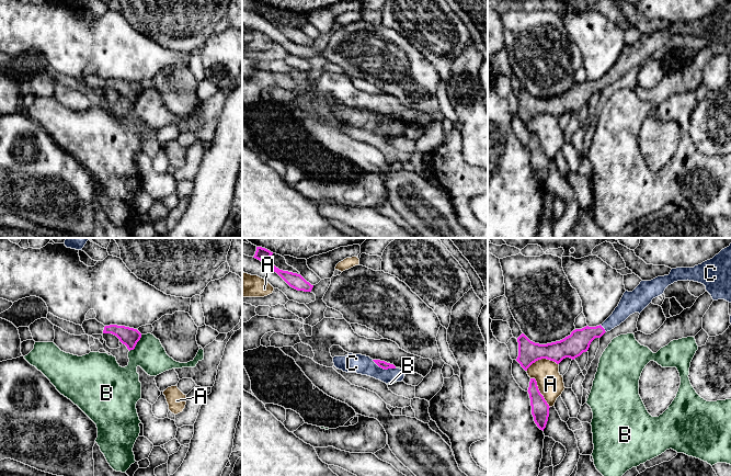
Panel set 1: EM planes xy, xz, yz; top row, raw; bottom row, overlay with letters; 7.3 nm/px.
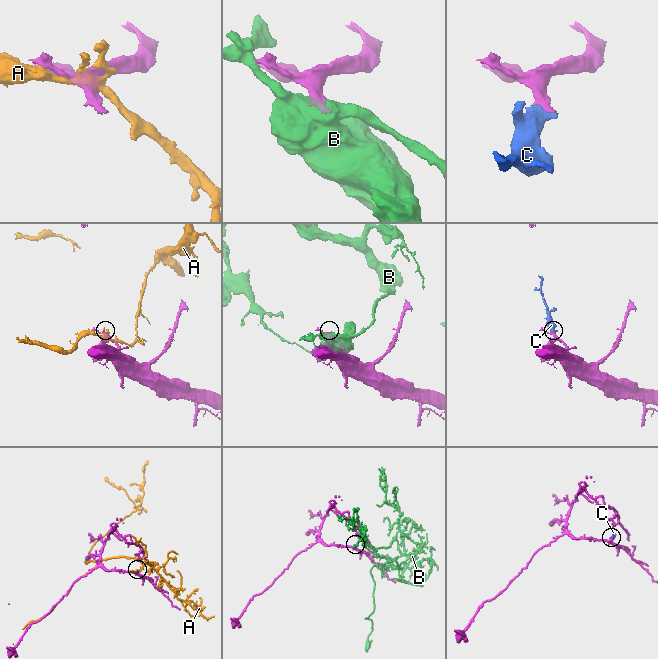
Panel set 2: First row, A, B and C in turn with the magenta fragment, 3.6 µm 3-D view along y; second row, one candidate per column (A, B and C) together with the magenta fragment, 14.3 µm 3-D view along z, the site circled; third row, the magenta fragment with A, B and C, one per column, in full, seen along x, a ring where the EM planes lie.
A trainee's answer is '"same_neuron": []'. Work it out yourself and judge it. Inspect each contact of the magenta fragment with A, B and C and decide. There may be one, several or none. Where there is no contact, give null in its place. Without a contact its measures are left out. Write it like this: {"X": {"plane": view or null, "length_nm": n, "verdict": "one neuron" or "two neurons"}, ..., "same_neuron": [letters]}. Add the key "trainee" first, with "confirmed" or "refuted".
{"trainee": "refuted", "A": {"plane": "yz", "length_nm": 240, "verdict": "two neurons"}, "B": {"plane": "xy", "length_nm": 160, "verdict": "two neurons"}, "C": {"plane": "xz", "length_nm": 190, "verdict": "one neuron"}, "same_neuron": ["C"]}

